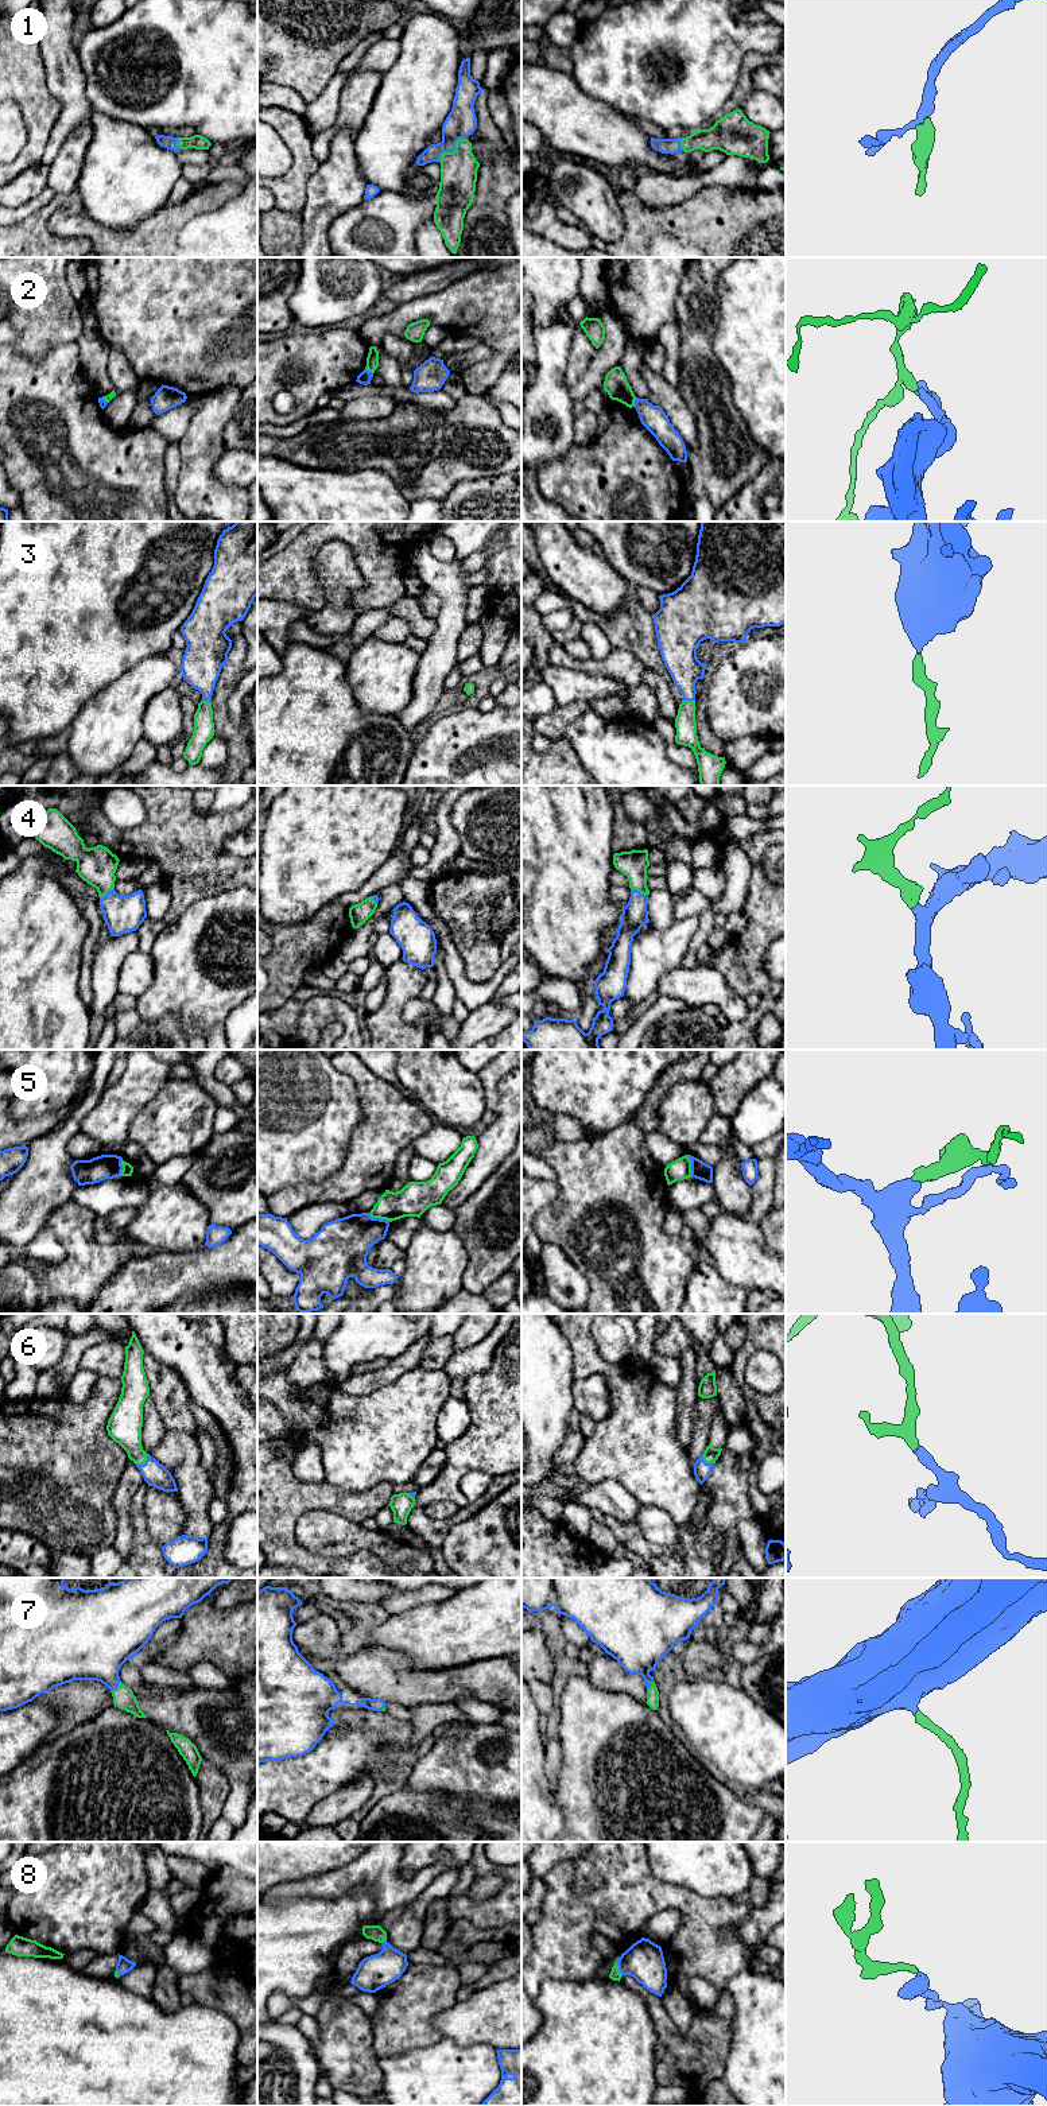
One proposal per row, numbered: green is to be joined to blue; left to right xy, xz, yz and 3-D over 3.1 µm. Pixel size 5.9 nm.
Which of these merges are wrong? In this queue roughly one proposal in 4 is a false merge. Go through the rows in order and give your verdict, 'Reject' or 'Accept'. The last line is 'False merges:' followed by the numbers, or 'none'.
1: Accept
2: Reject
3: Accept
4: Accept
5: Accept
6: Accept
7: Accept
8: Accept
False merges: 2

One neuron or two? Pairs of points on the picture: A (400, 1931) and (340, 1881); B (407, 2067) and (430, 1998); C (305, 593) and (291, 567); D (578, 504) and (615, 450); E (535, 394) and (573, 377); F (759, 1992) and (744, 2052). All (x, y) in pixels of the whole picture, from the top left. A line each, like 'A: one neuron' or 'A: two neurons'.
A: two neurons
B: two neurons
C: one neuron
D: one neuron
E: two neurons
F: one neuron

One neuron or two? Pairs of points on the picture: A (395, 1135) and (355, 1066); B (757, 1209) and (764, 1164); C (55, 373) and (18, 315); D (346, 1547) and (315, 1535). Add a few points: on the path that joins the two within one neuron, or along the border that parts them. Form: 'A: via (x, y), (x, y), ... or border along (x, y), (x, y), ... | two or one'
A: via (388, 1117), (369, 1083) | one
B: via (763, 1198), (764, 1175) | one
C: border along (74, 342), (55, 344), (38, 360), (14, 348) | two
D: via (338, 1539), (334, 1535), (324, 1535) | one

